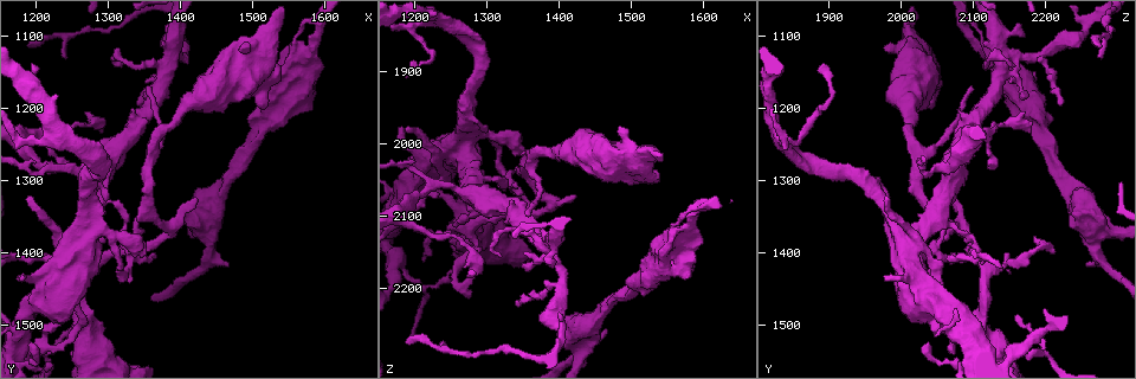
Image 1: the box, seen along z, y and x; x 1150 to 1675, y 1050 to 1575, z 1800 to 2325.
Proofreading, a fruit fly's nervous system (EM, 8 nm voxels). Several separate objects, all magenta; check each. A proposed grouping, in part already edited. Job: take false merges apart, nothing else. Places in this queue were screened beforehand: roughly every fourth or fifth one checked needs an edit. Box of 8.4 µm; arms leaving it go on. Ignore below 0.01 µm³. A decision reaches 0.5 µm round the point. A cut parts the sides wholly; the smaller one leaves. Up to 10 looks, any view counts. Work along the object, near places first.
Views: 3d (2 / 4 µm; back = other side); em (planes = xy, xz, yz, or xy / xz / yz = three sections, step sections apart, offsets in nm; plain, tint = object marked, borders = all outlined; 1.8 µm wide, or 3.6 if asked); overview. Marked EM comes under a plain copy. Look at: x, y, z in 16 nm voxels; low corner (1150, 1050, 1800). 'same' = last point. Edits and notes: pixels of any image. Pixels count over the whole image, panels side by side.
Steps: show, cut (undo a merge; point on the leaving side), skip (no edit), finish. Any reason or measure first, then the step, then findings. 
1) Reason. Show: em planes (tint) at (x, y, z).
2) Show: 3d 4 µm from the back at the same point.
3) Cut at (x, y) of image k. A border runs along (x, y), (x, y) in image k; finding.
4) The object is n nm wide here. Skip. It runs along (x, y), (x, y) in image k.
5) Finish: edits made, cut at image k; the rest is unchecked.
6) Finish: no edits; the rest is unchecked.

Four or more arms meet. Show: 3d 2 µm at (1385, 1135, 2140).

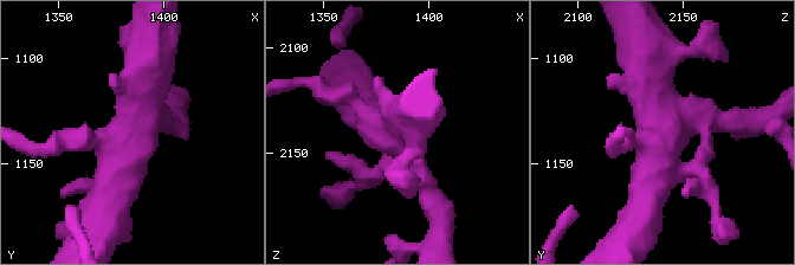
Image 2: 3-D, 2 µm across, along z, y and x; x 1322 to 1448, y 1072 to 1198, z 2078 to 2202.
Shape alone is not enough. Show: em xy step 16 (tint) at (1385, 1135, 2140).

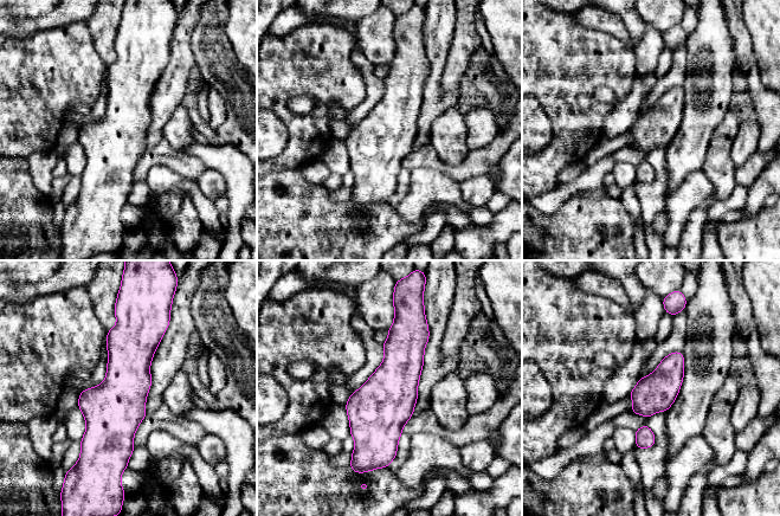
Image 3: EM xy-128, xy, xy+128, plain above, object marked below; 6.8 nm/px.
Another direction. Show: em planes (tint) at the same point.

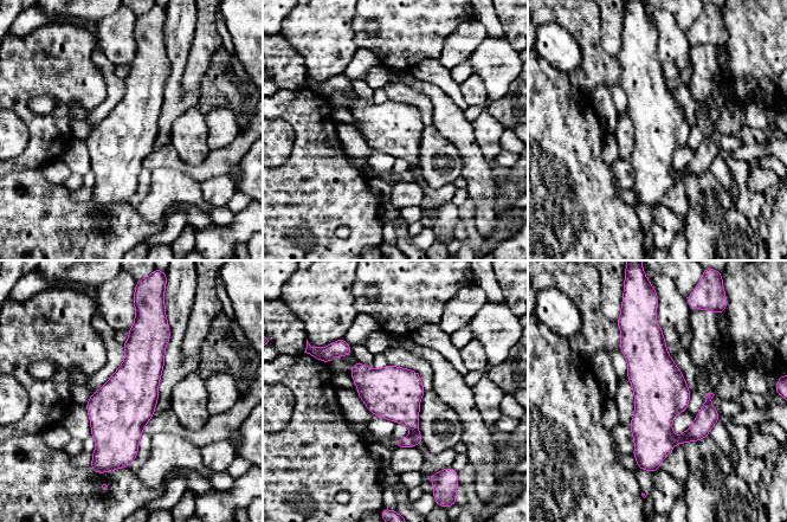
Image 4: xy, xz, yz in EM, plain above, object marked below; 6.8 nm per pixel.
The object is 360 nm wide here. Skip. It runs along (647, 323), (655, 464) in image 4; continuous, no second neuron.

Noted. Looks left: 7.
Thick turns thin. Show: em 3.6 µm planes (tint) at (1525, 1095, 2010).

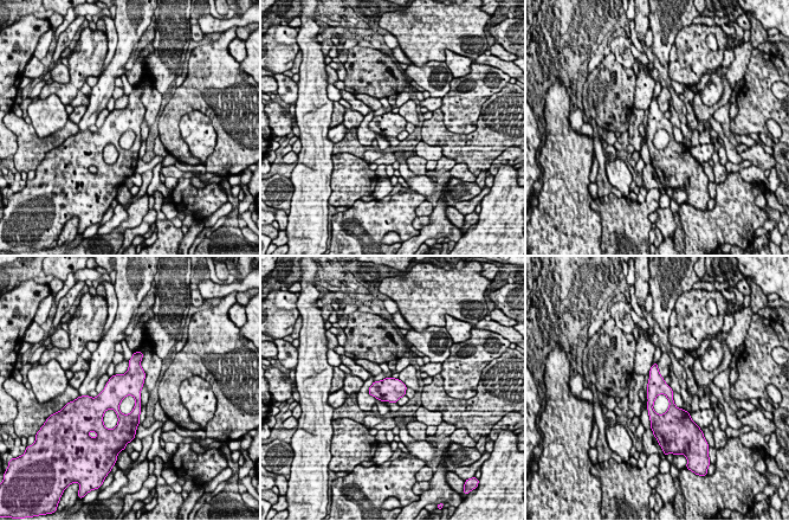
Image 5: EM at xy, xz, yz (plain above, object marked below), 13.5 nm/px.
Skip. It runs along (138, 357), (137, 409), (127, 423) in image 5; all the same neuron.

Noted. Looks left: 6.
Thick turns thin. Show: em planes (tint) at (1405, 1095, 2255).

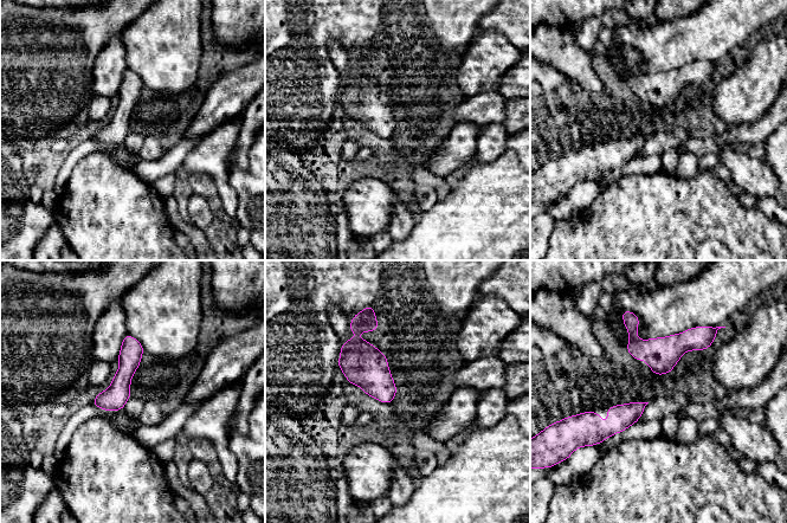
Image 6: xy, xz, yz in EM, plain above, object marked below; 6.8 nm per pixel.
The object is 60 nm wide here. Skip. All the same neuron.

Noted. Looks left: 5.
Side arm on a straight run. Show: 3d 4 µm at (1440, 1385, 2265).

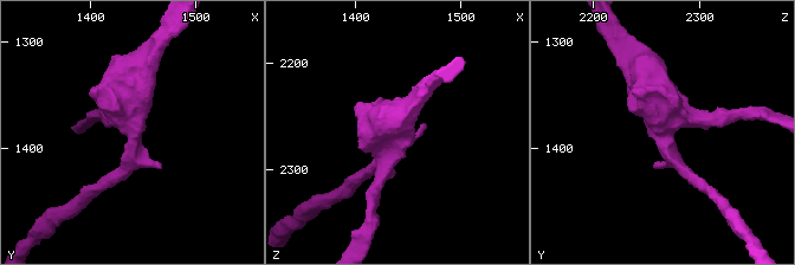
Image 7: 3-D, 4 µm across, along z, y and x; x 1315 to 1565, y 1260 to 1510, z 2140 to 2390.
3 arms meet here; the arms are 220, 220, 340 nm wide; shape alone is not enough. Show: em 3.6 µm planes (tint) at (1440, 1382, 2266).

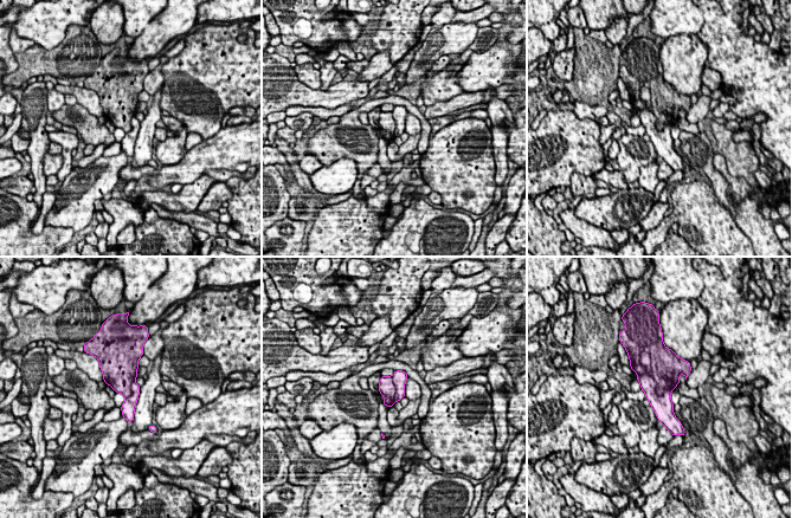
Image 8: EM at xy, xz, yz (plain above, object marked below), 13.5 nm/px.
The object is 340 nm wide here. Cut at (648, 384) of image 8. A border runs along (644, 351), (661, 396) in image 8; a second neuron is stuck on.

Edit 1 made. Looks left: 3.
Finish: edits made, cut at image 8; the rest is unchecked.

